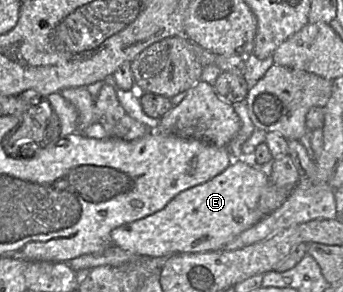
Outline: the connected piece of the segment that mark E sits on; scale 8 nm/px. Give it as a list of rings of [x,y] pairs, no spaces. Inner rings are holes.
[[[241,154],[230,166],[209,181],[177,194],[163,209],[137,221],[116,227],[111,232],[115,246],[133,254],[149,257],[169,257],[175,254],[202,253],[222,250],[223,247],[243,231],[257,224],[263,217],[259,200],[269,185],[266,168],[256,166]]]

